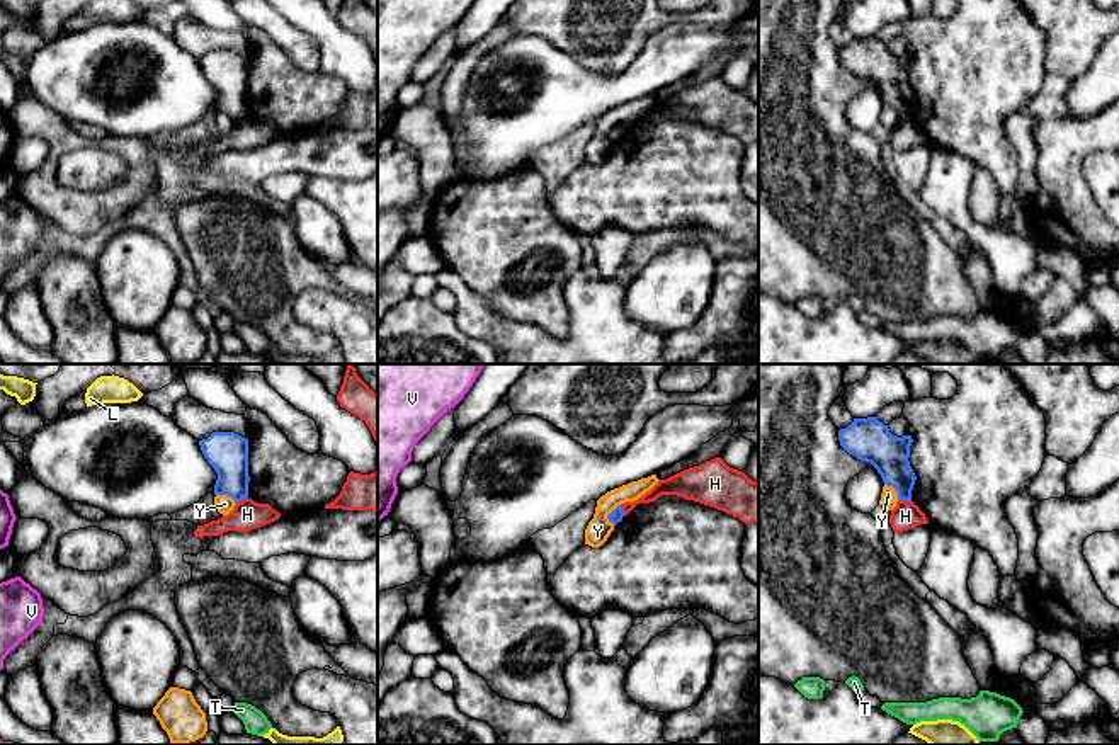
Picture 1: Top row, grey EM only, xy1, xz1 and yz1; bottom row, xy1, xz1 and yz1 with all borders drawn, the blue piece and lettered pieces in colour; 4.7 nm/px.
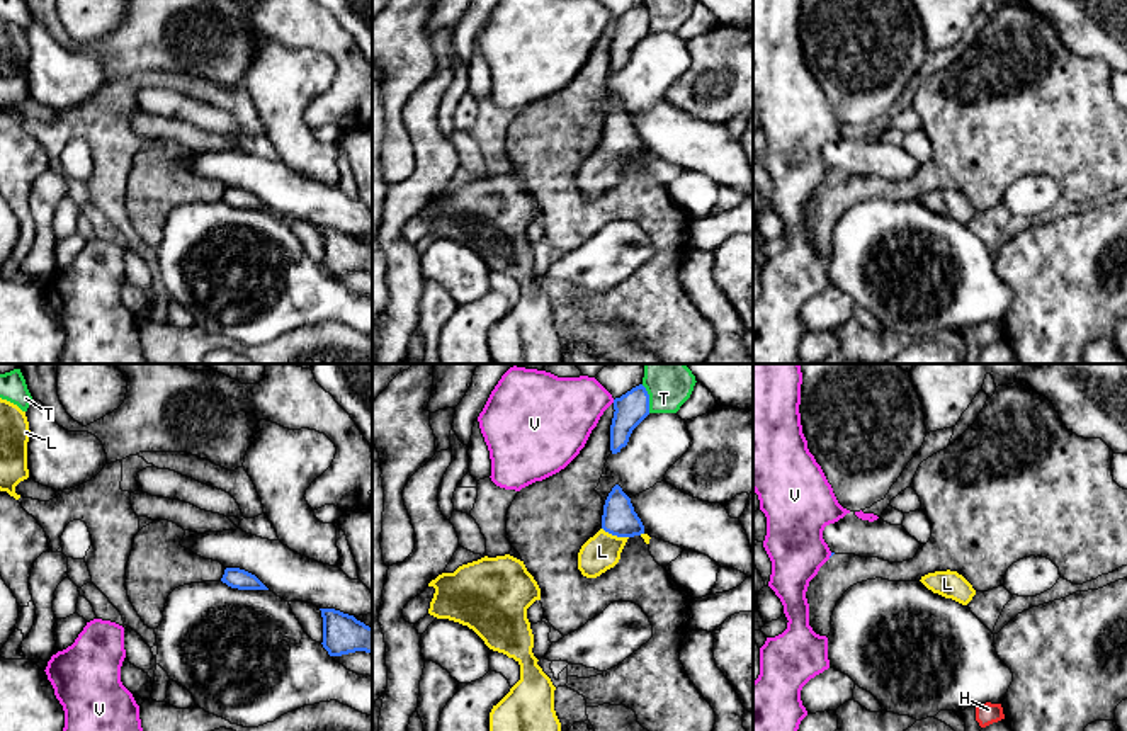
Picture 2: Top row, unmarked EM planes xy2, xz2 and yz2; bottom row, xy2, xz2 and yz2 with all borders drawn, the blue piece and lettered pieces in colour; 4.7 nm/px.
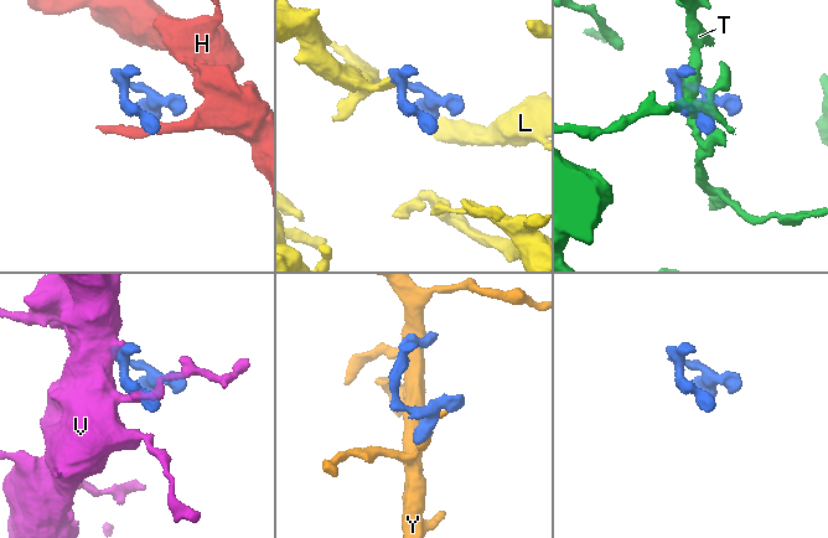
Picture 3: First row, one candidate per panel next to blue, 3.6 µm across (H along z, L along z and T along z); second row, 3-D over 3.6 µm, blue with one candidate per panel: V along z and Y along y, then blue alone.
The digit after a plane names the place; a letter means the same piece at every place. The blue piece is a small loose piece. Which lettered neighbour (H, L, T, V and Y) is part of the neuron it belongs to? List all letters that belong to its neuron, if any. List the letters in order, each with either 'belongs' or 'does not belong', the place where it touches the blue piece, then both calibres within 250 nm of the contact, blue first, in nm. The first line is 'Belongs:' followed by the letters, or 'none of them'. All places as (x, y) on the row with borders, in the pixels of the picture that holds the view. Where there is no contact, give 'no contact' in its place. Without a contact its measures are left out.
Belongs: L
H: does not belong | yz1 (905, 499) | 180/130 nm
L: belongs | xz2 (616, 534) | 160/170 nm
T: does not belong | xz2 (648, 398) | 160/220 nm
V: does not belong | yz2 (832, 555) | 20/280 nm
Y: does not belong | xz1 (609, 514) | 70/120 nm

